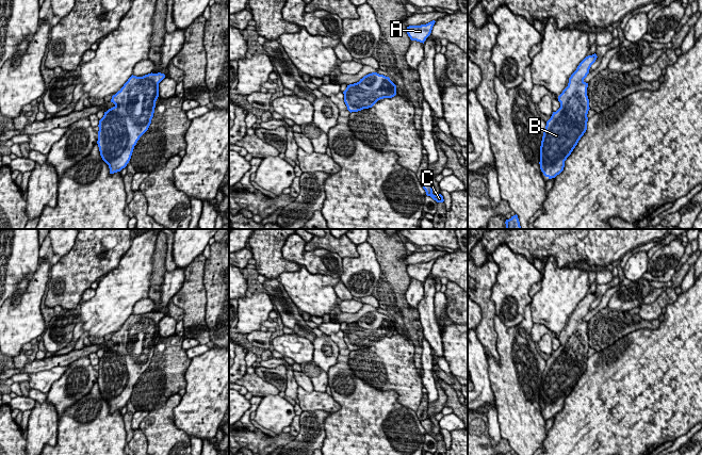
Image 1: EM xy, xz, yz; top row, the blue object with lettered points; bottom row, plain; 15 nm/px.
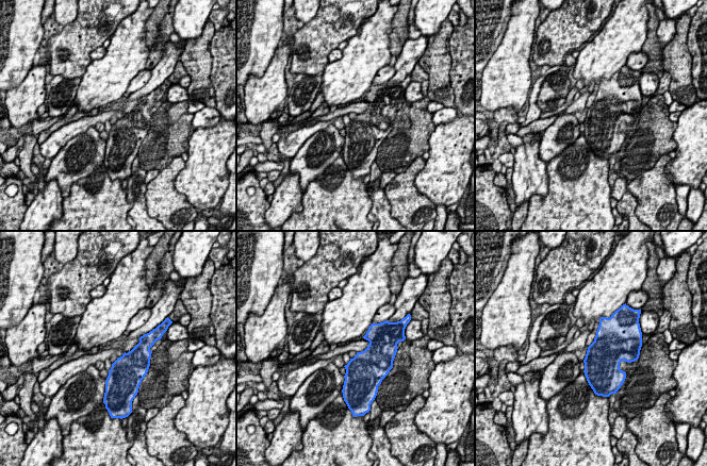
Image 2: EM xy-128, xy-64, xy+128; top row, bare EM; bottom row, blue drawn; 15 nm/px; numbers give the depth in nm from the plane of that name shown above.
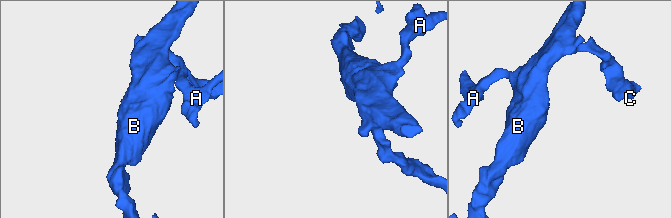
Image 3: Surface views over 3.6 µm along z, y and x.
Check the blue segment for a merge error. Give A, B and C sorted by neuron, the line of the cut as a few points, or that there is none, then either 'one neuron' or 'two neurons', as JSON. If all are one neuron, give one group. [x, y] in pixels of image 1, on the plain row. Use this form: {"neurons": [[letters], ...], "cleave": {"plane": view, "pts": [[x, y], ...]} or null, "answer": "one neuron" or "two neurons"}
{"neurons": [["A", "B", "C"]], "cleave": null, "answer": "one neuron"}

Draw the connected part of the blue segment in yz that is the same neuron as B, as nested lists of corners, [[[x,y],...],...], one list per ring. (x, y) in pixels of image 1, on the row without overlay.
[[[597,293],[586,295],[569,316],[568,325],[558,335],[560,346],[553,351],[546,360],[540,385],[540,408],[549,418],[555,417],[565,406],[565,400],[571,393],[581,376],[587,369],[589,338],[587,335],[588,322],[584,318],[589,312],[591,304],[597,298]]]

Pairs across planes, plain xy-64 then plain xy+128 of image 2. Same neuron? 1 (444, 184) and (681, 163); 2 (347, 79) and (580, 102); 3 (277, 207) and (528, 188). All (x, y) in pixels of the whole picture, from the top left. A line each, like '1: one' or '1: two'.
1: one
2: two
3: one

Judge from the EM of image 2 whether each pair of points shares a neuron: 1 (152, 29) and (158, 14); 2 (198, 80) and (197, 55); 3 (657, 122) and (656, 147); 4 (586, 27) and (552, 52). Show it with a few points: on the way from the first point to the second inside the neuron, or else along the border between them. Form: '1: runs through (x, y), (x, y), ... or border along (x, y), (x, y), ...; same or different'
1: runs through (152, 26), (157, 17); same
2: runs through (198, 73), (197, 62); same
3: runs through (656, 129), (656, 140); same
4: runs through (577, 27), (560, 44); same

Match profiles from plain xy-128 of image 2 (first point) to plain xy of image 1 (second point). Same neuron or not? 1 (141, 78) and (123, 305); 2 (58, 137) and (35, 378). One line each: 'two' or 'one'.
1: two
2: one

